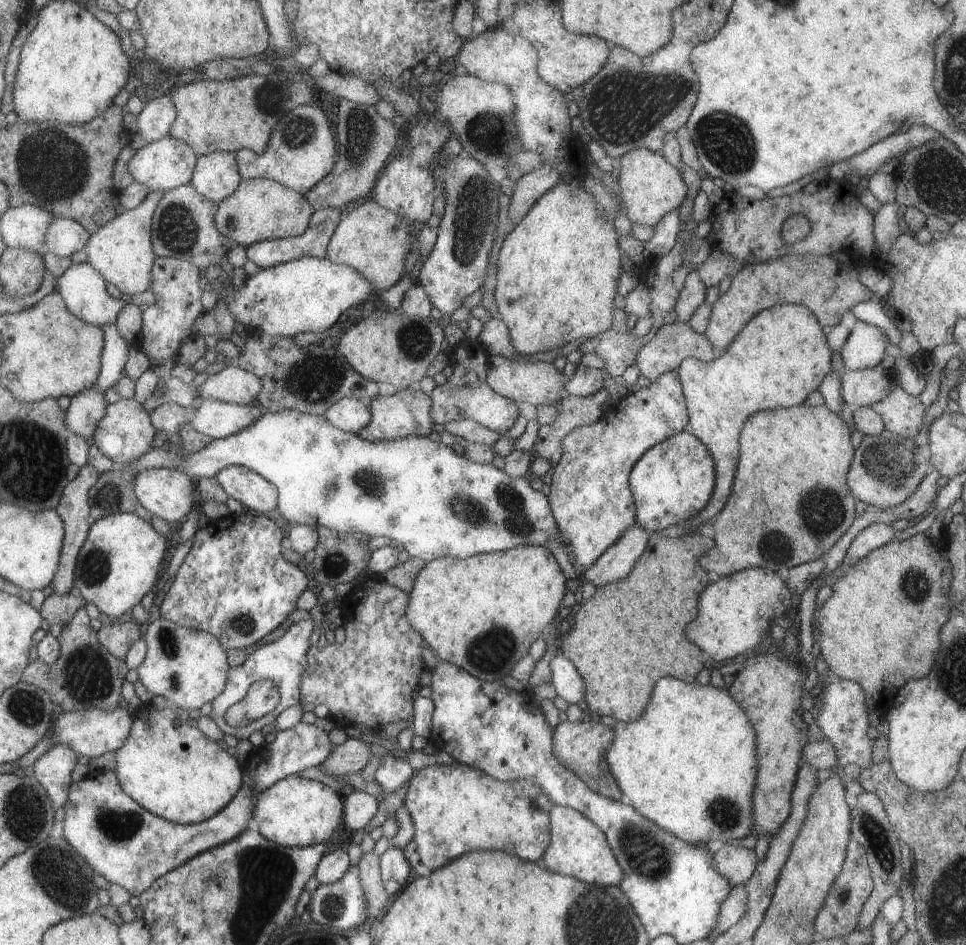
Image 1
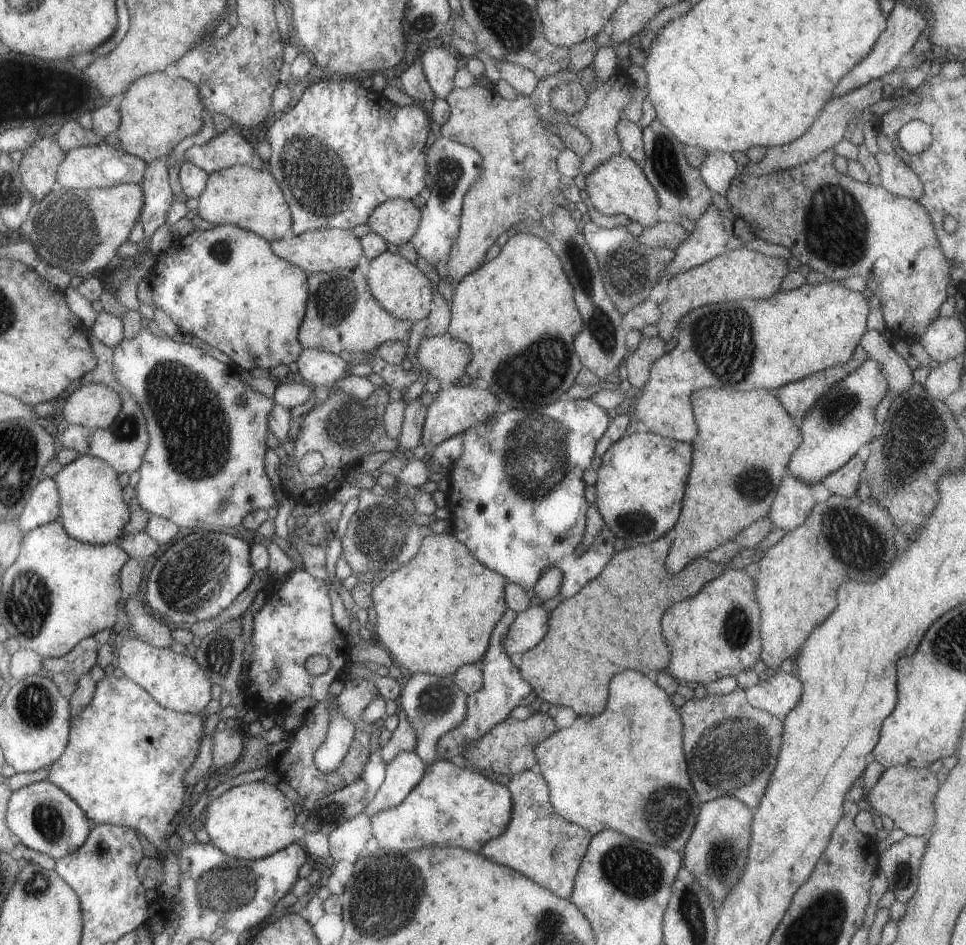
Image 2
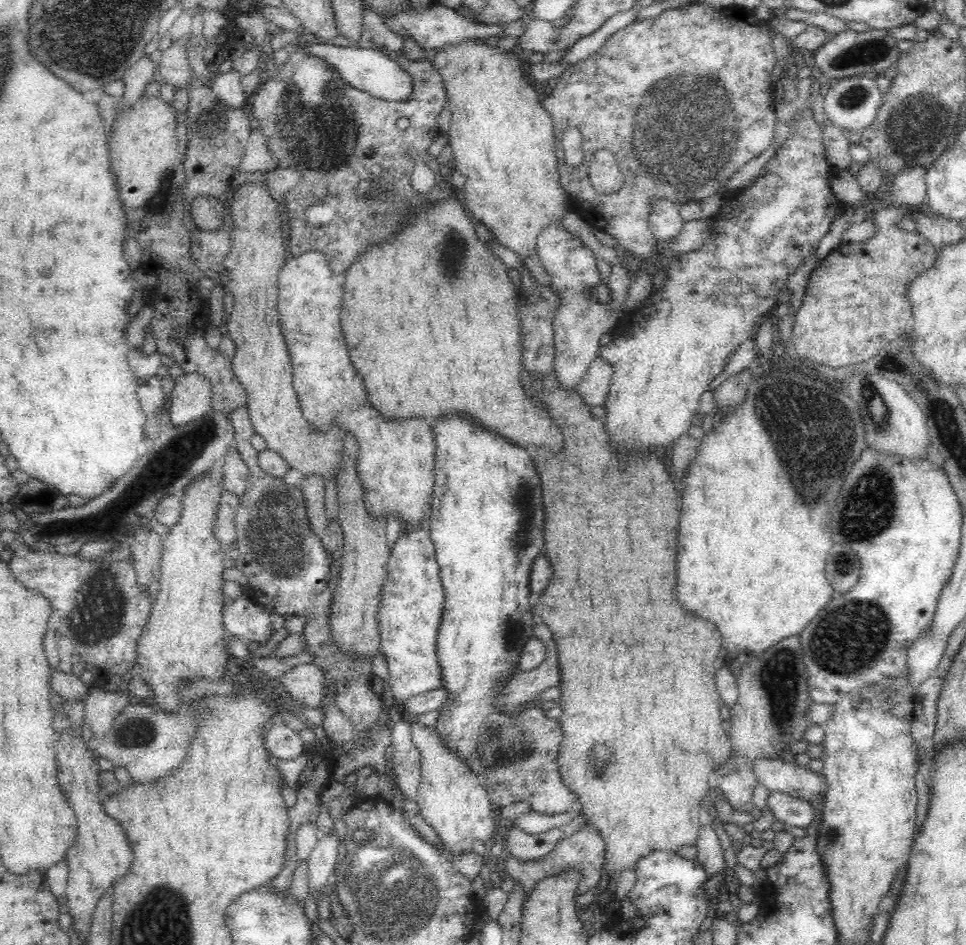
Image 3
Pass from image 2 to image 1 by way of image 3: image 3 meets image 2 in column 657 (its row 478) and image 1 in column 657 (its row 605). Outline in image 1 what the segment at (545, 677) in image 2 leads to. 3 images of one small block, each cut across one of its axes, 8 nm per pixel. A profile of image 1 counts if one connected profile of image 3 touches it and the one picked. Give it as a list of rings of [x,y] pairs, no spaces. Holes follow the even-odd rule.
[[[697,532],[677,533],[669,538],[651,534],[649,546],[626,578],[597,587],[587,602],[574,608],[571,616],[575,621],[573,627],[564,630],[557,645],[582,679],[584,702],[589,712],[629,723],[641,716],[657,678],[673,676],[683,682],[697,684],[695,677],[703,669],[699,660],[700,649],[685,638],[683,628],[697,615],[699,594],[713,578],[698,566],[698,559],[713,546],[713,540]]]

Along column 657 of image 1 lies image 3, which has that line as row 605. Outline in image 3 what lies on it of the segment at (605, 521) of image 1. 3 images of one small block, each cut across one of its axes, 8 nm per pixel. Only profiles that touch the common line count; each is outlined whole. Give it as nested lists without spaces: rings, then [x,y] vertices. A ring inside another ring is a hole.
[[[424,524],[399,536],[389,548],[386,578],[379,590],[379,652],[390,673],[387,688],[392,691],[394,705],[403,705],[411,696],[441,688],[435,640],[445,595],[429,534],[428,525]]]

